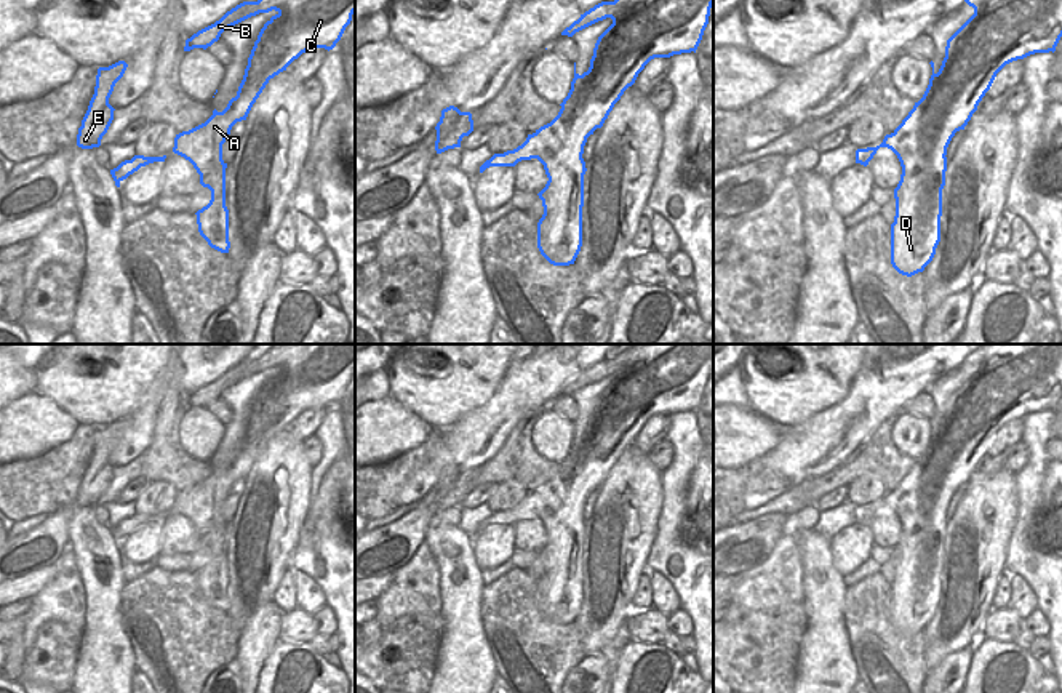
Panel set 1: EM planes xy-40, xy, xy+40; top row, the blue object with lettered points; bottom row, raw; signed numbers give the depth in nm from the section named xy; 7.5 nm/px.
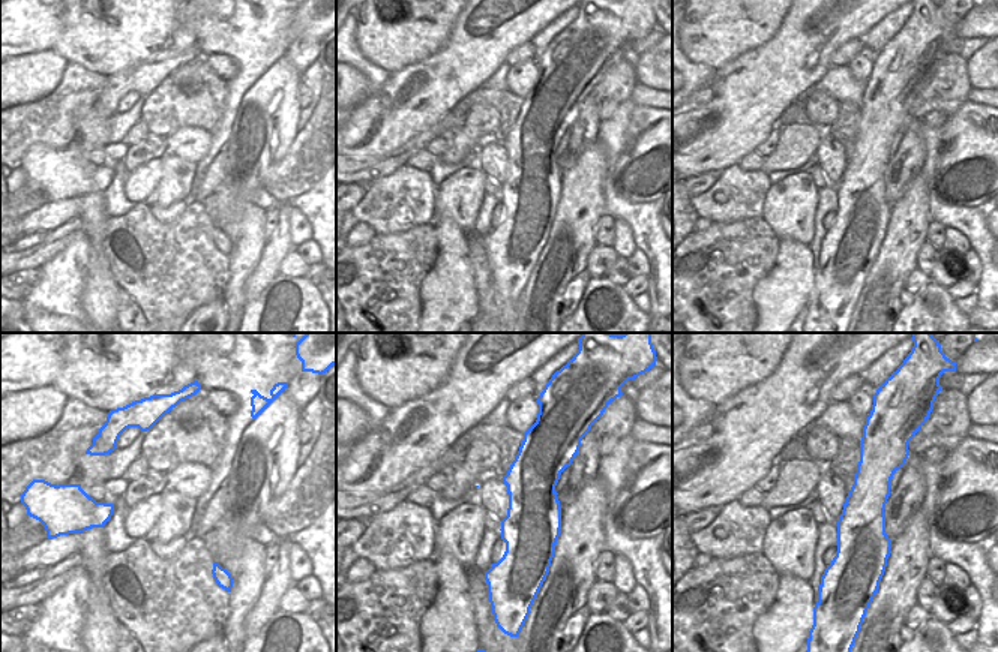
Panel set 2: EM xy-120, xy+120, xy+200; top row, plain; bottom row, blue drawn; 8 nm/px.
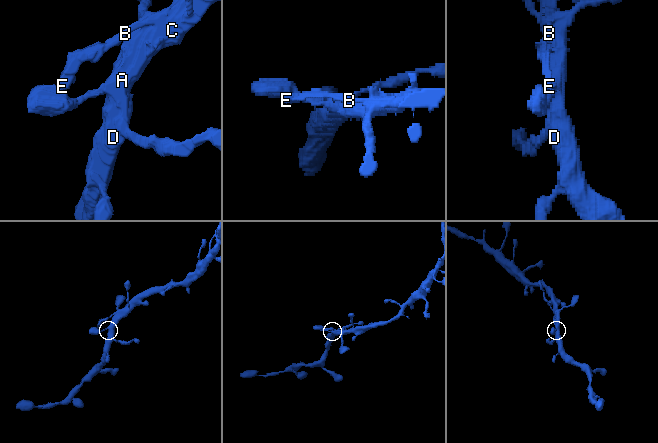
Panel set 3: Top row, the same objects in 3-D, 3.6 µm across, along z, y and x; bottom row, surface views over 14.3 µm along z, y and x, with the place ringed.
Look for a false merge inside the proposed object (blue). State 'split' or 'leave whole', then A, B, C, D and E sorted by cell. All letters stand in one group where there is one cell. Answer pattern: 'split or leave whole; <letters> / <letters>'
leave whole; A B C D E

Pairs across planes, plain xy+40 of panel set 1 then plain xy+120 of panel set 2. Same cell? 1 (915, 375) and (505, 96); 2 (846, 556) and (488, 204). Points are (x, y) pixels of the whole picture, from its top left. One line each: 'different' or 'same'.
1: different
2: different

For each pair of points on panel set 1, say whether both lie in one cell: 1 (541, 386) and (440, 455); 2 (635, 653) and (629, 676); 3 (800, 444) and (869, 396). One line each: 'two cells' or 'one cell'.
1: one cell
2: one cell
3: one cell

